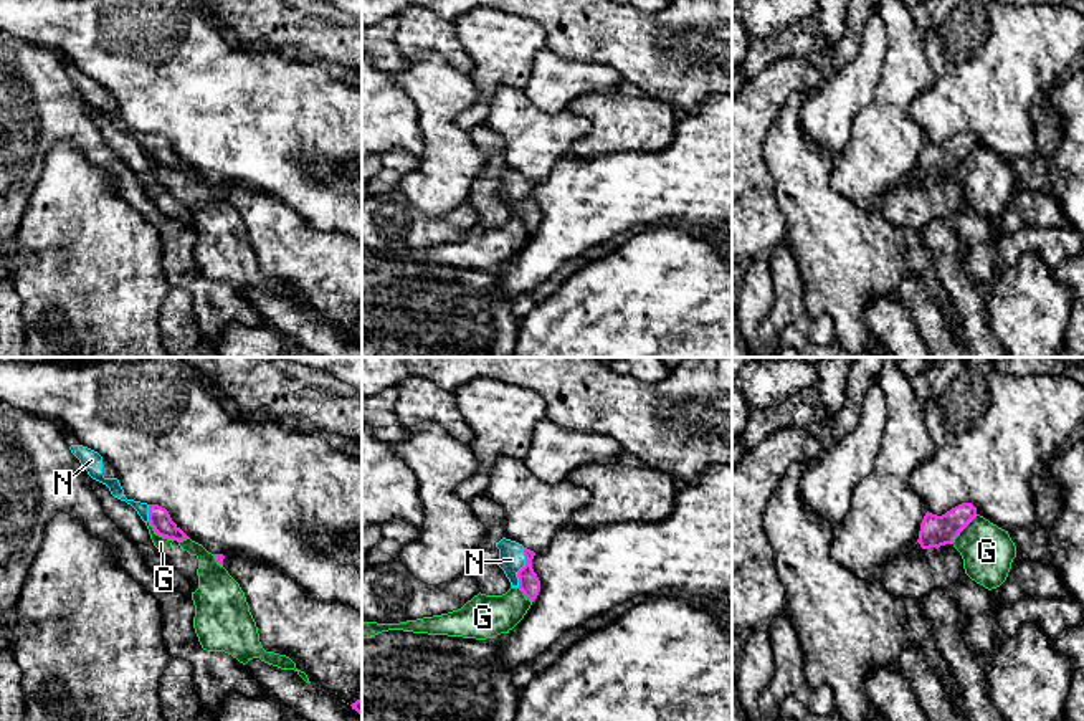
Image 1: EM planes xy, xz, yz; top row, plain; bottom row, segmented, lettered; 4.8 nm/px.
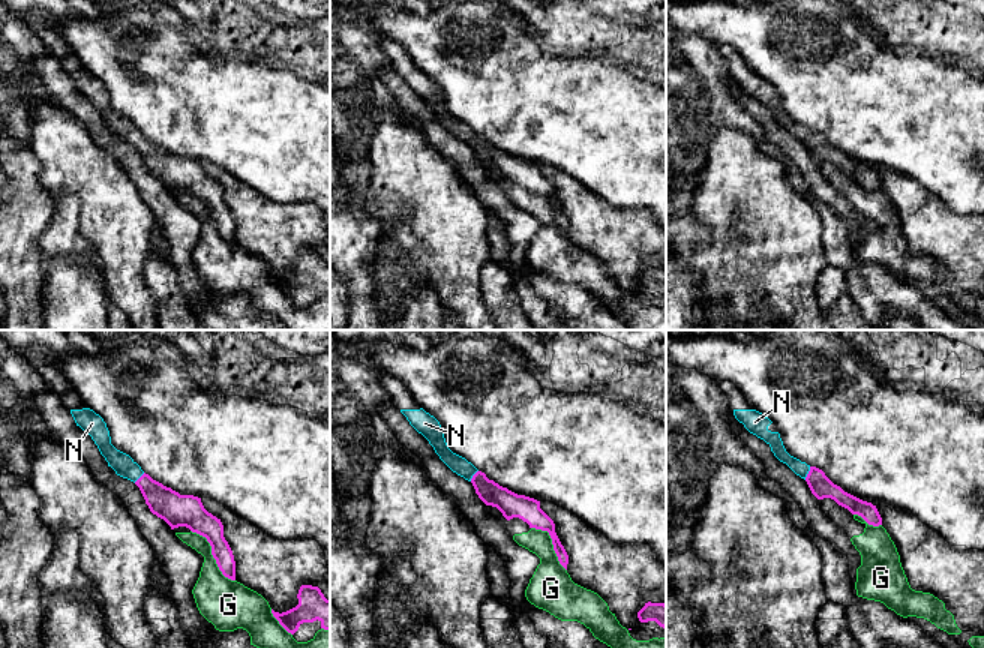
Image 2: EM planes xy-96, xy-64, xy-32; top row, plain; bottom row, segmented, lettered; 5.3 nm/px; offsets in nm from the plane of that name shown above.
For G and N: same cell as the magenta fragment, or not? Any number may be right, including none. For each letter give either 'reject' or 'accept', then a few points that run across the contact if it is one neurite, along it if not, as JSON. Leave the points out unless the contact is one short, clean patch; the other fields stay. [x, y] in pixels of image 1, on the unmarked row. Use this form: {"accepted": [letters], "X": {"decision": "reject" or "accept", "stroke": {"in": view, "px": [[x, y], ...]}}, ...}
{"accepted": ["N"], "G": {"decision": "reject"}, "N": {"decision": "accept", "stroke": {"in": "xz", "px": [[529, 214], [522, 205], [522, 197], [511, 189]]}}}

